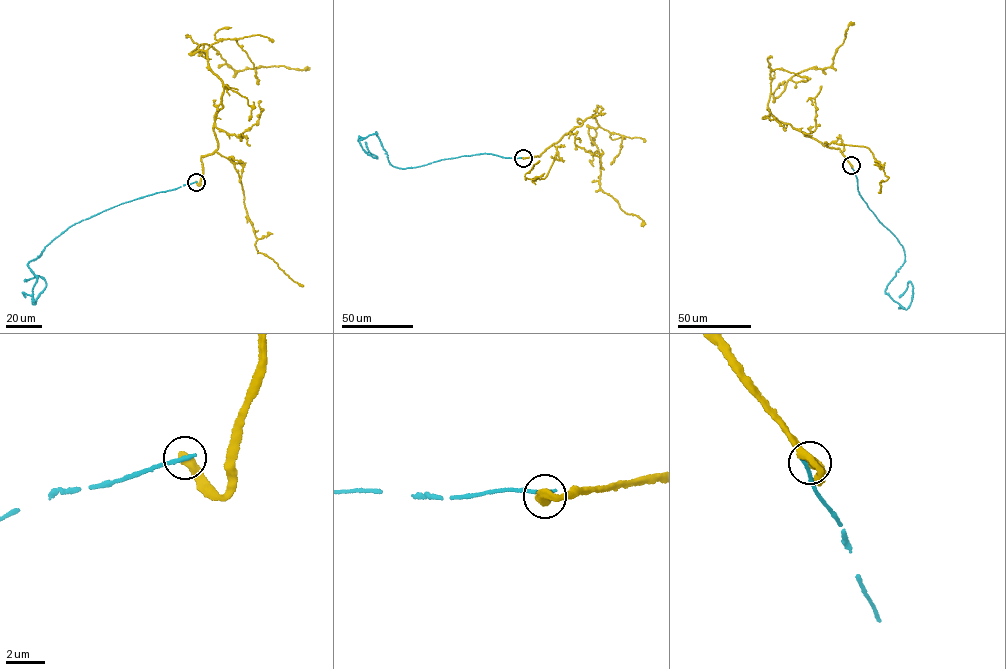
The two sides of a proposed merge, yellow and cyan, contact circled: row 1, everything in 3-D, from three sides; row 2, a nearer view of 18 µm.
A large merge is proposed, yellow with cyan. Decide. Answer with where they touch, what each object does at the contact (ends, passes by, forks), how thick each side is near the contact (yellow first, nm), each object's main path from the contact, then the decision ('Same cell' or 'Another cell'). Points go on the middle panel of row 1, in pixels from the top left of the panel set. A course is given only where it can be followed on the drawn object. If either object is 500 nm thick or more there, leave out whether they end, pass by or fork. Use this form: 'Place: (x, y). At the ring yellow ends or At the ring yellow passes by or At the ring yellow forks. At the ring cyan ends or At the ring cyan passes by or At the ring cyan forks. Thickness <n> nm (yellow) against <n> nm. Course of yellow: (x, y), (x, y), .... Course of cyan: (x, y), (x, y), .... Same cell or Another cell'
Place: (523, 158). Thickness 500 nm (yellow) against 240 nm. Course of yellow: (523, 158), (540, 156), (594, 115), (598, 126), (588, 126), (588, 133), (599, 153), (600, 189), (644, 222). Course of cyan: (523, 158), (485, 153), (404, 168), (390, 163), (376, 132), (359, 142), (363, 149), (376, 158), (365, 142). Another cell

